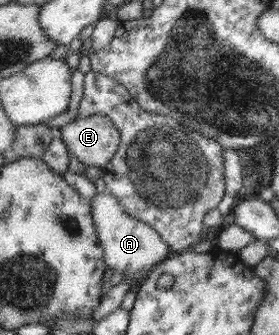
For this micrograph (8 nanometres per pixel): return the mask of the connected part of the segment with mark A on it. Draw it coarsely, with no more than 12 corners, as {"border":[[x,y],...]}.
{"border":[[107,189],[91,200],[106,267],[140,282],[171,256]]}

